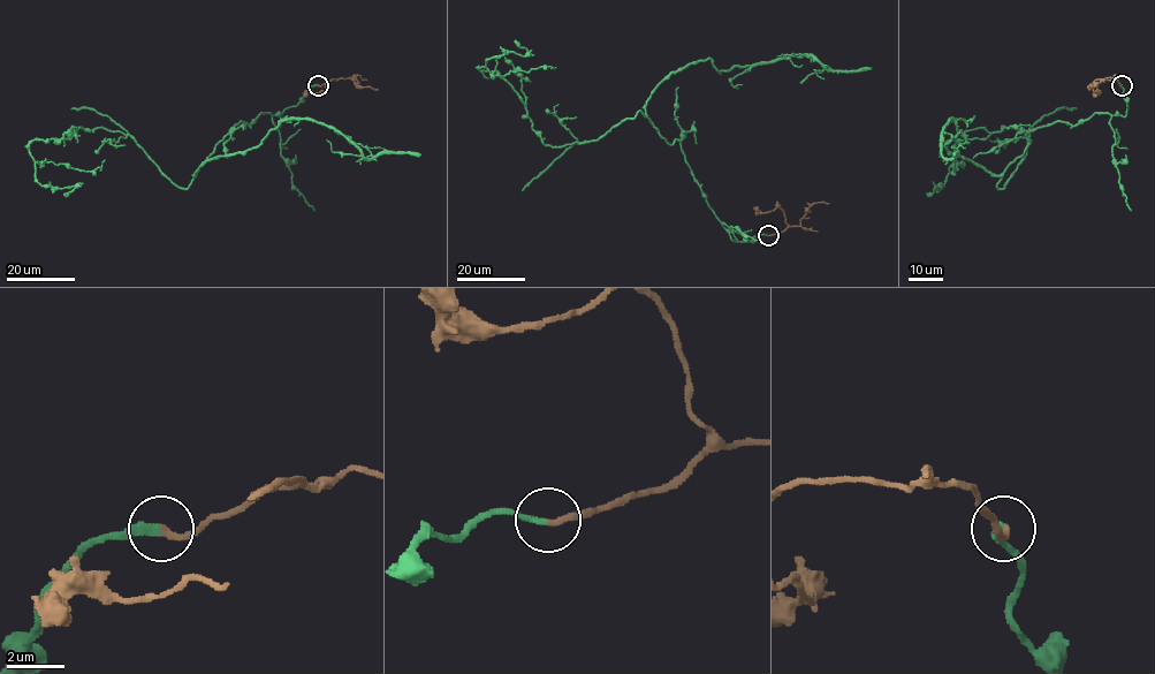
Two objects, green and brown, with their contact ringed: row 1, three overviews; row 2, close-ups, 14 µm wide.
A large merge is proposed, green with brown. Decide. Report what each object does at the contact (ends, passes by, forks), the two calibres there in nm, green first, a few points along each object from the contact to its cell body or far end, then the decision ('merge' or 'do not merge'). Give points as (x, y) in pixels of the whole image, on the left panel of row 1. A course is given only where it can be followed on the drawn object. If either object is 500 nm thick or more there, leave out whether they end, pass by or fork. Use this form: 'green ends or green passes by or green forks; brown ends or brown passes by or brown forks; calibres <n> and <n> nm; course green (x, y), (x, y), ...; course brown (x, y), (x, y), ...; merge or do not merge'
green ends; brown ends; calibres 280 and 240 nm; course green (318, 84), (280, 116), (234, 126), (188, 187), (119, 130), (33, 139), (35, 179), (76, 187), (65, 194); course brown (318, 84), (336, 80), (331, 80), (327, 90), (303, 95); merge

